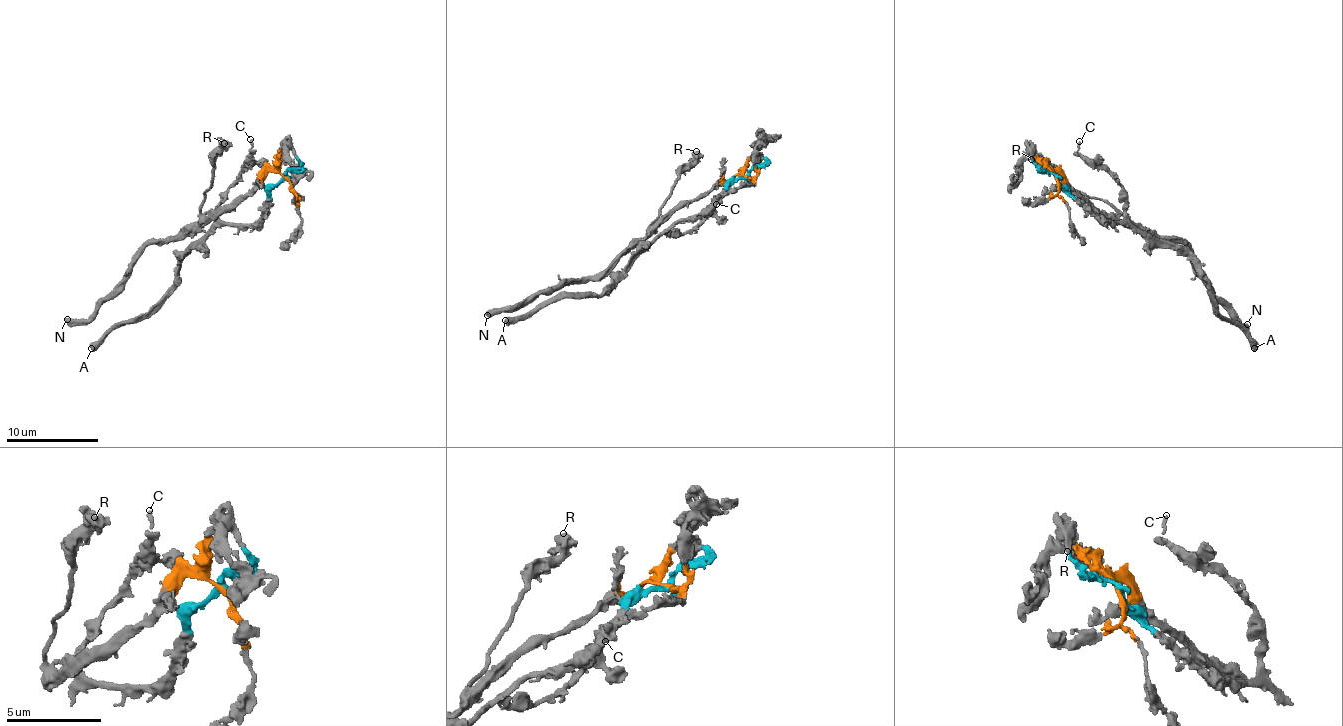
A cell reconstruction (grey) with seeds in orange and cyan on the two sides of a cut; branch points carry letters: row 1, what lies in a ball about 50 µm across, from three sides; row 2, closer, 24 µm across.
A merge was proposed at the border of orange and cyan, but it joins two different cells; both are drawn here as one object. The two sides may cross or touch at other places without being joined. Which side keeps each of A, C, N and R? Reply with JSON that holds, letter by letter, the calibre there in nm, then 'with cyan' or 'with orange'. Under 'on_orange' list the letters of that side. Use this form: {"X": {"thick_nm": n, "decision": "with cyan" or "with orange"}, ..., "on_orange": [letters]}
{"A": {"thick_nm": 600, "decision": "with cyan"}, "C": {"thick_nm": 170, "decision": "with cyan"}, "N": {"thick_nm": 500, "decision": "with orange"}, "R": {"thick_nm": 600, "decision": "with orange"}, "on_orange": ["N", "R"]}

